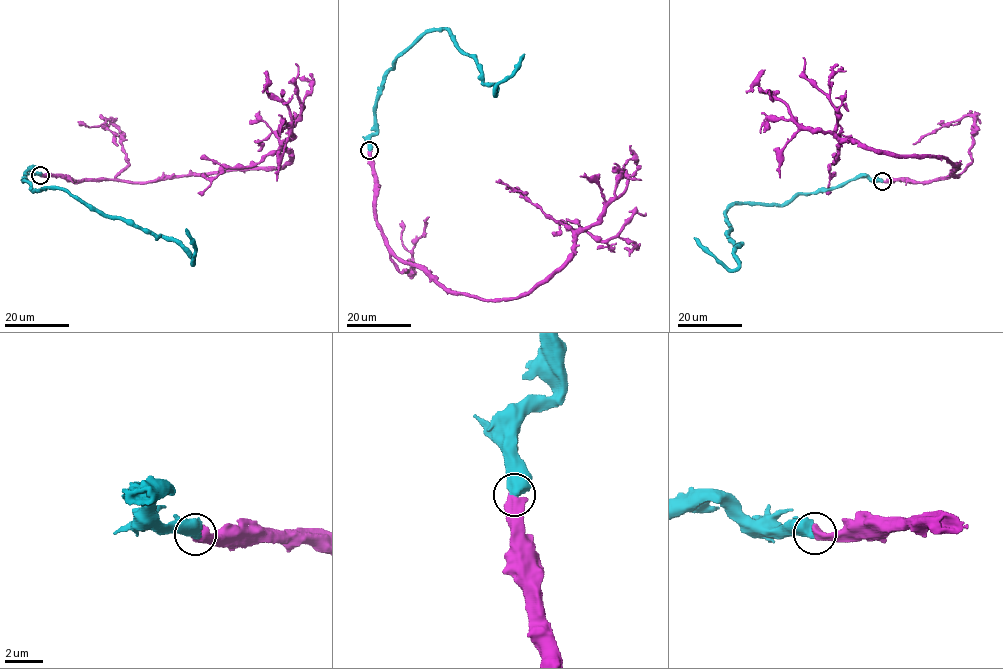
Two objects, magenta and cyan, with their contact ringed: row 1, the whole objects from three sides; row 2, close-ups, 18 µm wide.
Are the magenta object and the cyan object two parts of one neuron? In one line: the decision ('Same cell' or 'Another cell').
Same cell

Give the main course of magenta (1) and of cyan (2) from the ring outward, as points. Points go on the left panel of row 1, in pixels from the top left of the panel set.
1: (40, 174), (152, 182), (287, 165), (290, 113), (267, 94), (267, 71)
2: (40, 174), (34, 168), (22, 178), (33, 190), (66, 189), (104, 214), (171, 237), (191, 264), (186, 229)

